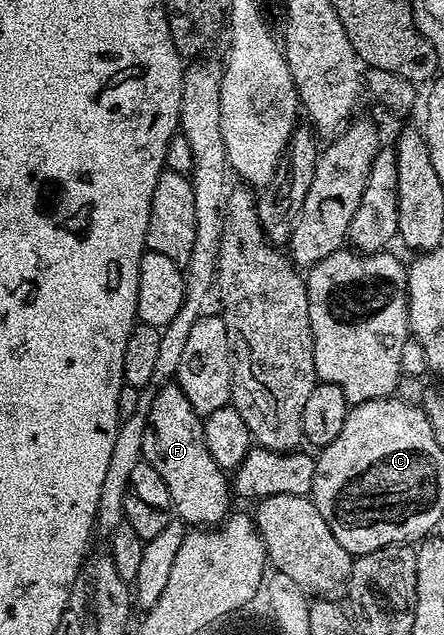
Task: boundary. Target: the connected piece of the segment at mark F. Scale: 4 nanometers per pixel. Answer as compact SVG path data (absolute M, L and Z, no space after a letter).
M175 381L167 383L153 394L142 459L154 465L162 481L166 481L172 511L179 522L196 529L211 529L224 522L230 511L229 476L214 461L214 457L210 457L210 449L206 449L204 420L194 405L186 401L186 393L182 393L180 384Z

